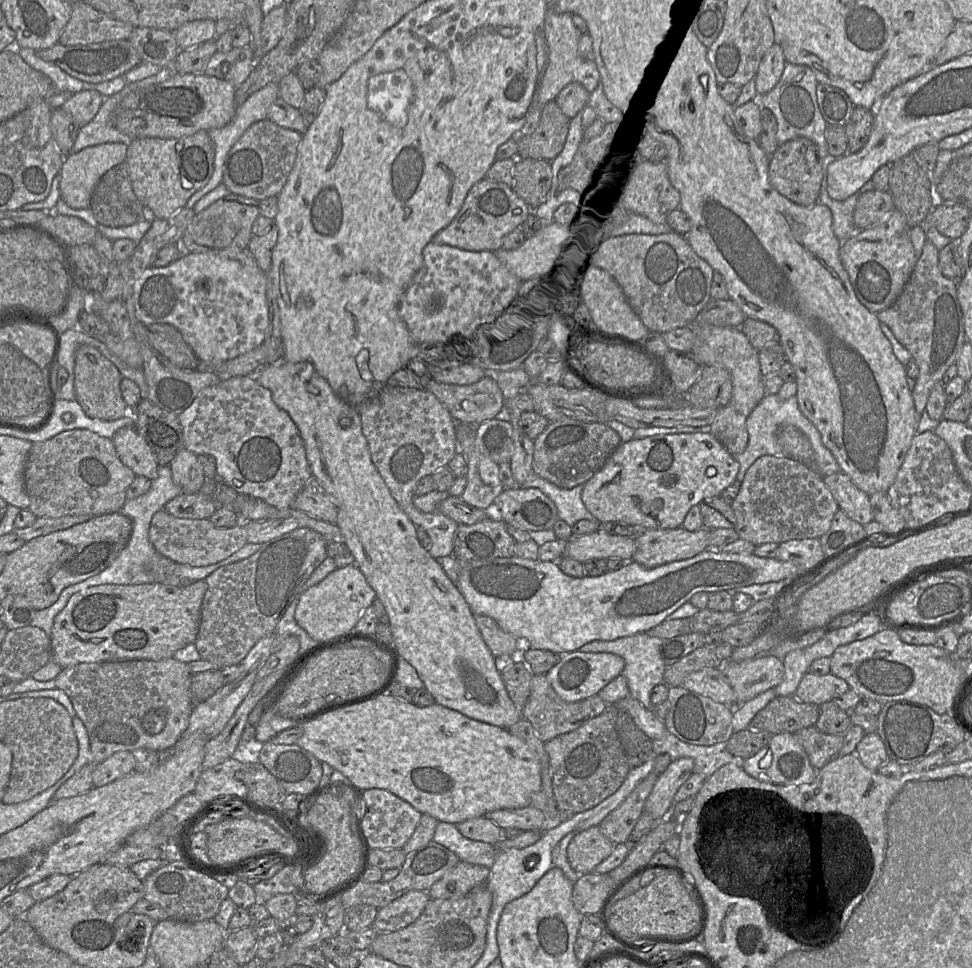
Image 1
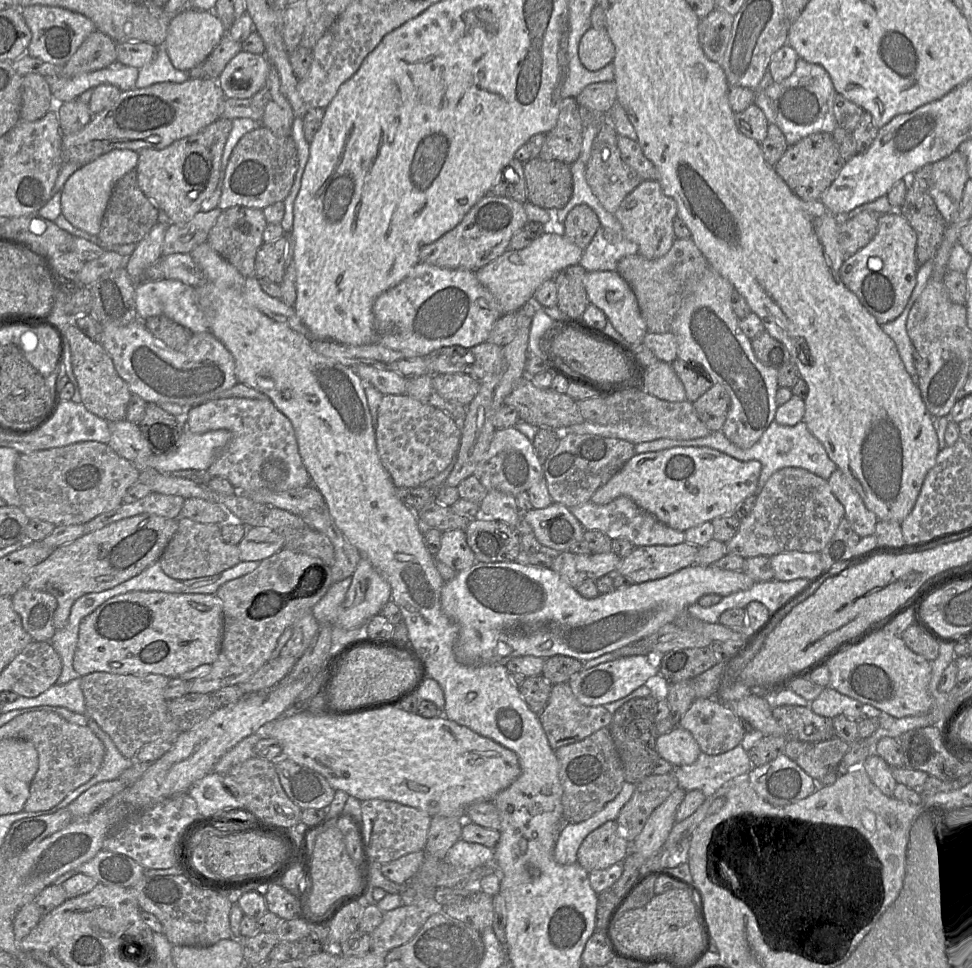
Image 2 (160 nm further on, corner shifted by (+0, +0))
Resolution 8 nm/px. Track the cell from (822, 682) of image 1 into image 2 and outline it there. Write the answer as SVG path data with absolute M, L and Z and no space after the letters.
M824 687L820 695L810 702L810 708L817 714L833 719L838 715L859 721L866 718L862 713L863 703L839 693L834 688Z

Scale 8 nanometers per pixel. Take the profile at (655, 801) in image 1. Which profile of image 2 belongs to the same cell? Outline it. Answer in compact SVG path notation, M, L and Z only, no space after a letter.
M678 786L648 818L643 830L633 841L631 853L640 854L644 859L655 855L667 840L675 822L675 814L686 791Z

